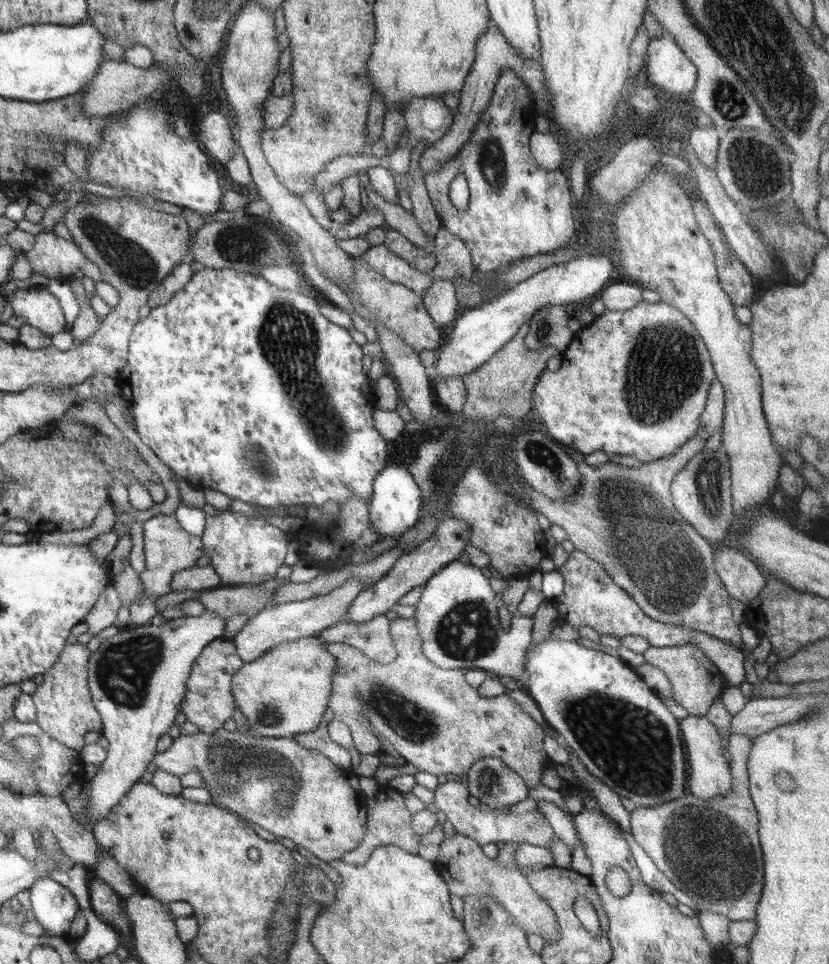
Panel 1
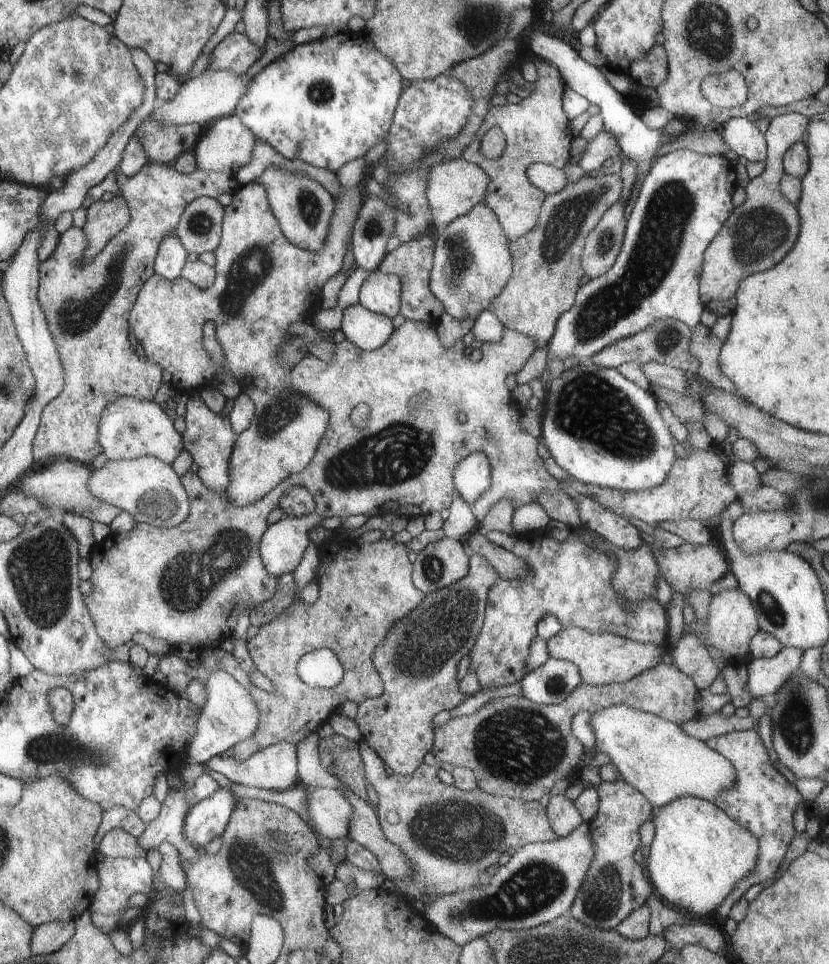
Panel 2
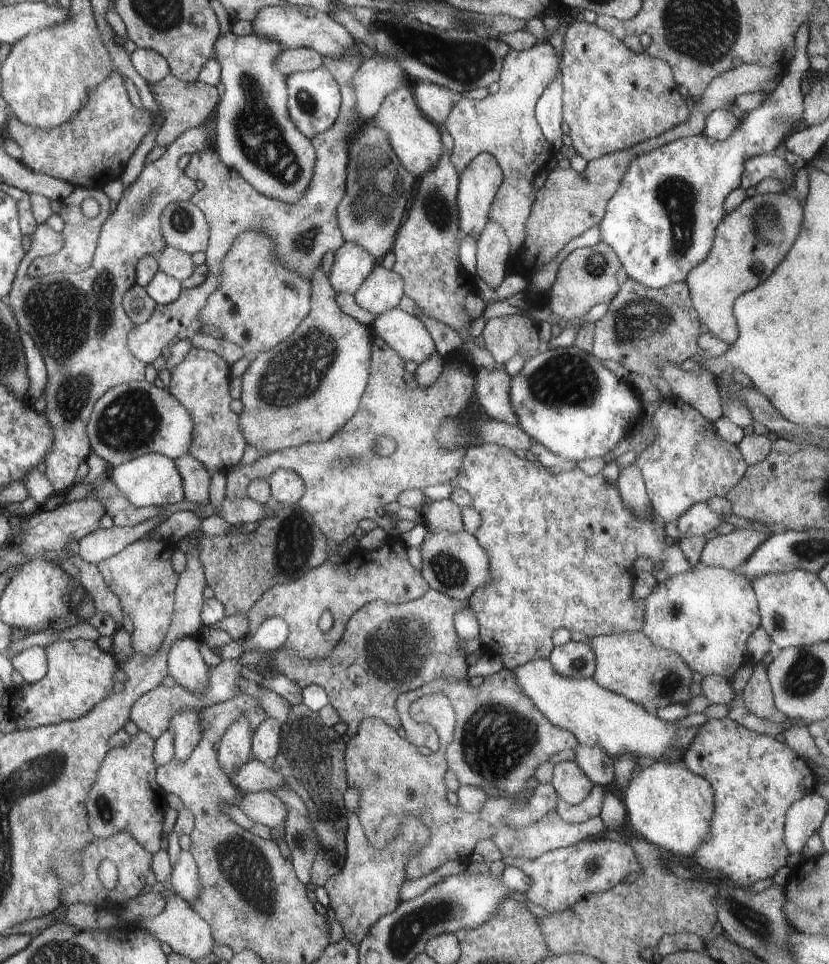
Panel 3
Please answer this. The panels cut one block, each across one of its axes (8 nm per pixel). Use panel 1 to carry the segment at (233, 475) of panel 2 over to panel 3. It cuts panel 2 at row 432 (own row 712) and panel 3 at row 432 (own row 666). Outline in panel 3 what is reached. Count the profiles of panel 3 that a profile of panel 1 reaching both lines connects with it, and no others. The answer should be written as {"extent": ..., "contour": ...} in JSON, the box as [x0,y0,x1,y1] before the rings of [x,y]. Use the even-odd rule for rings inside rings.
{"extent":[237,264,375,454],"contour":[[[319,264],[311,274],[311,312],[307,318],[285,342],[251,360],[245,374],[241,376],[239,400],[243,402],[243,410],[237,414],[241,434],[249,446],[265,448],[269,454],[329,440],[355,416],[367,390],[371,368],[371,338],[375,338],[375,334],[371,328],[363,326],[337,308],[335,288],[331,286],[329,276],[325,276],[321,266],[323,264]]]}

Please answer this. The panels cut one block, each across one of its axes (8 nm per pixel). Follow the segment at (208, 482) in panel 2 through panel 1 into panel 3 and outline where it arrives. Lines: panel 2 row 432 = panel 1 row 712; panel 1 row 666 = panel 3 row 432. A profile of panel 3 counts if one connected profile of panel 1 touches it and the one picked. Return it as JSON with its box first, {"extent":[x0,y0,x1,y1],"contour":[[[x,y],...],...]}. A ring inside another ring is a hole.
{"extent":[169,348,247,476],"contour":[[[191,348],[183,362],[171,370],[169,394],[187,408],[193,418],[193,438],[187,454],[195,458],[205,470],[213,476],[225,472],[227,468],[235,468],[243,456],[243,448],[247,446],[241,428],[239,416],[229,408],[231,398],[227,392],[227,384],[231,382],[231,366],[215,352]]]}

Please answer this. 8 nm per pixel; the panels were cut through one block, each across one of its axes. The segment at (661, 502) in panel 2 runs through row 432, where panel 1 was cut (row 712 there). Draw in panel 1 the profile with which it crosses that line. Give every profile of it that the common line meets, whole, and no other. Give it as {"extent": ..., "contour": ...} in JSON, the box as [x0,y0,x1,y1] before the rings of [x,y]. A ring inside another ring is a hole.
{"extent":[643,644,729,718],"contour":[[[679,644],[679,646],[667,646],[667,648],[649,648],[643,654],[643,660],[645,660],[645,664],[651,664],[651,666],[659,668],[661,672],[665,672],[665,676],[671,684],[675,704],[685,708],[689,712],[689,716],[703,718],[707,714],[709,706],[713,704],[715,696],[721,694],[729,686],[727,680],[723,678],[723,674],[719,672],[719,668],[715,666],[715,662],[711,662],[711,658],[693,644]]]}

